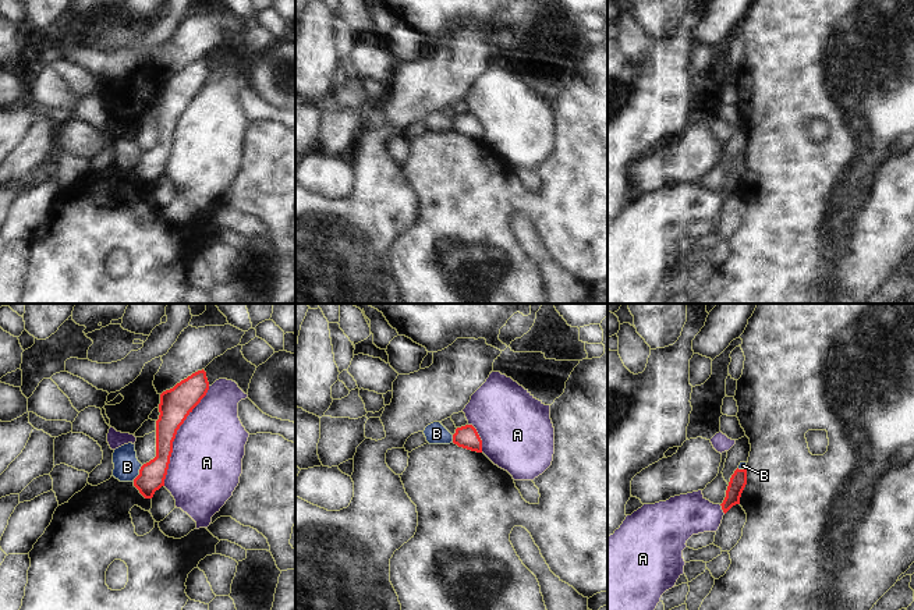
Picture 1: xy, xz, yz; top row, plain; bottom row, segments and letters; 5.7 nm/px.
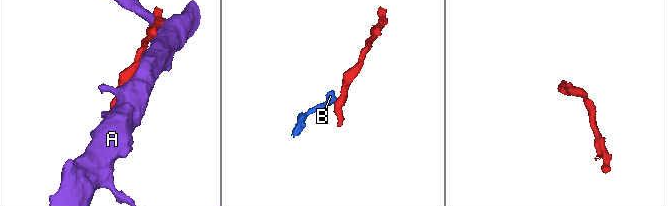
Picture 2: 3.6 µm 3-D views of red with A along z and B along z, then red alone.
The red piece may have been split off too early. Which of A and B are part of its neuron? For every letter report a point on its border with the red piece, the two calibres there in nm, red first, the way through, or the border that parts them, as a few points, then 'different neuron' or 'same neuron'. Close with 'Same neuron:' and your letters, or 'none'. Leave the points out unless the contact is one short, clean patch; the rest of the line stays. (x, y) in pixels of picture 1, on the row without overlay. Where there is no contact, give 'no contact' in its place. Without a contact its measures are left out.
A: contact xy (174, 124); calibres 190 and 420 nm; different neuron
B: contact xy (140, 162); calibres 150 and 150 nm; border xy (142, 153), (133, 169); different neuron
Same neuron: none

